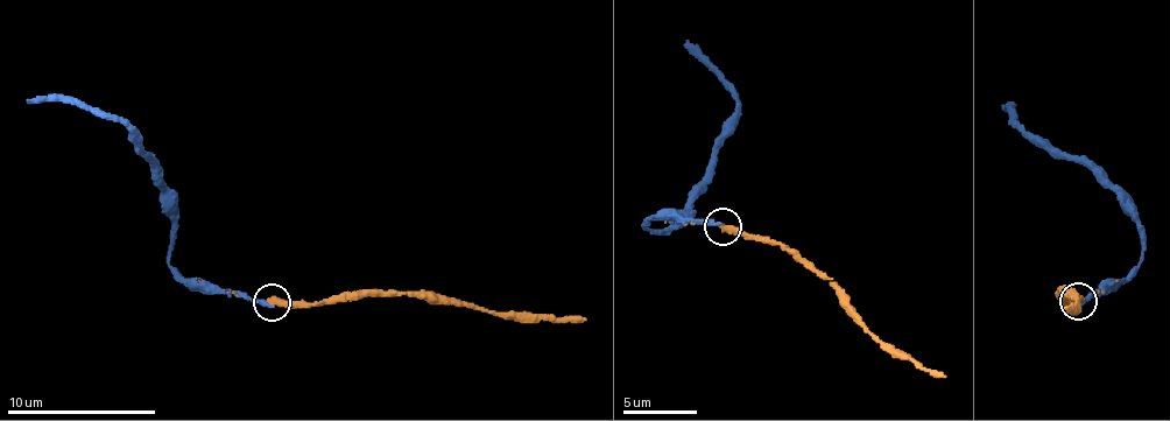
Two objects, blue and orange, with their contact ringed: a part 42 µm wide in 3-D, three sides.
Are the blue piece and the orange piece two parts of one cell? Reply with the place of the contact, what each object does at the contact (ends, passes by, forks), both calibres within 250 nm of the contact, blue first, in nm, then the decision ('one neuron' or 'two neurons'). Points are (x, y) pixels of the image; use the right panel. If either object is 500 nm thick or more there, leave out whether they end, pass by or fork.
at (1078, 301); blue ends there; orange ends there; 360 nm thick on the blue side, 480 nm on the other; one neuron

